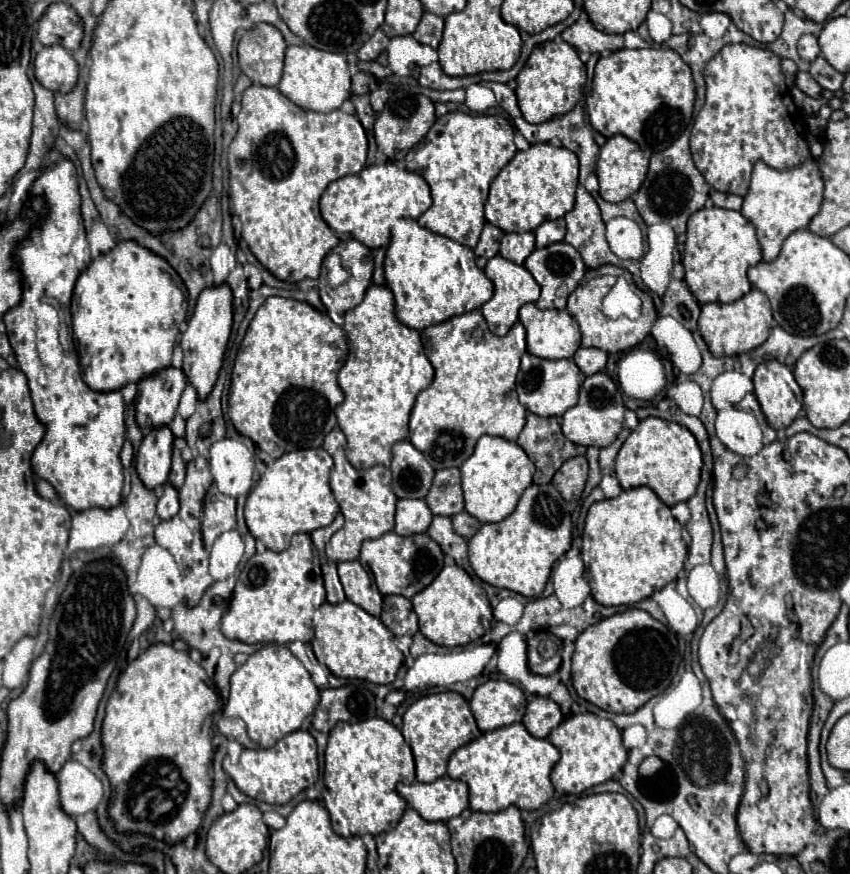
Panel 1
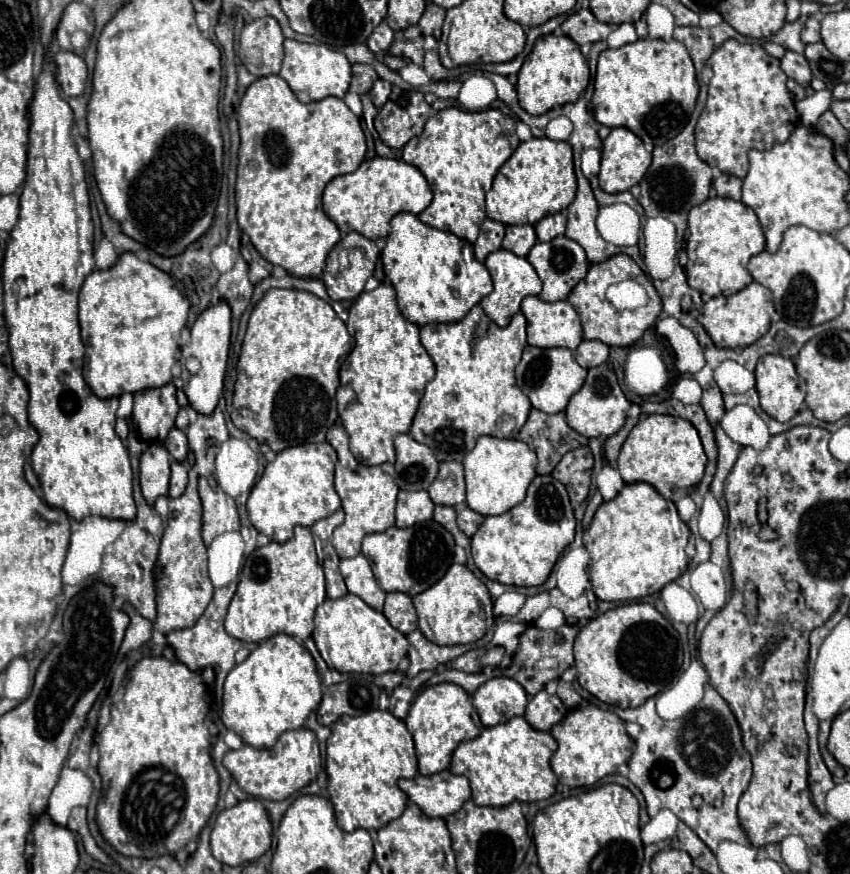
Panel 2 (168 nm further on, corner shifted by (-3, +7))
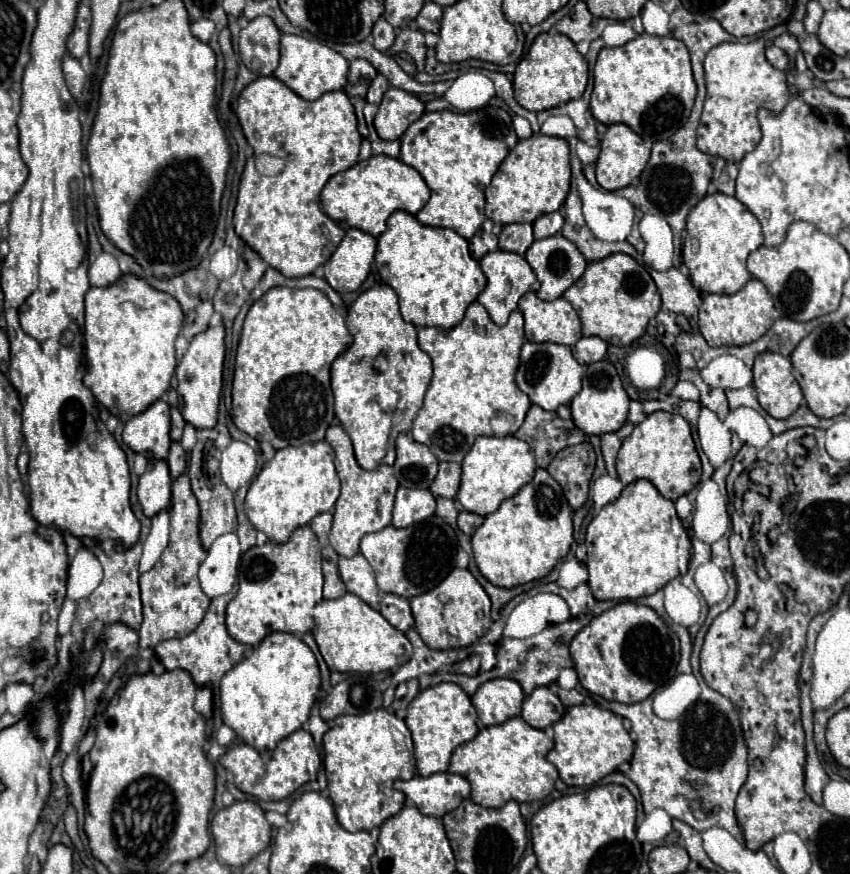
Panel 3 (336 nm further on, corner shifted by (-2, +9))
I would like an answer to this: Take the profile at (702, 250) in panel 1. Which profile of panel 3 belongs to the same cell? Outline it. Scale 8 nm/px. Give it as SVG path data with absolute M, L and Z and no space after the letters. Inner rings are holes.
M724 193L706 195L690 213L686 223L686 243L682 249L684 265L690 269L692 285L702 293L736 293L750 279L746 269L748 255L764 241L758 219L736 199ZM698 241L698 251L696 251Z

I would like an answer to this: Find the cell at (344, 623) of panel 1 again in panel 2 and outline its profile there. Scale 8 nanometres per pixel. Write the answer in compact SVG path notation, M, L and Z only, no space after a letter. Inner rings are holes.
M347 593L341 599L325 599L315 611L315 633L321 633L315 639L317 645L327 647L327 659L333 669L339 673L371 673L381 675L395 671L401 657L407 655L409 641L385 619L383 613L369 607L363 599L353 593Z

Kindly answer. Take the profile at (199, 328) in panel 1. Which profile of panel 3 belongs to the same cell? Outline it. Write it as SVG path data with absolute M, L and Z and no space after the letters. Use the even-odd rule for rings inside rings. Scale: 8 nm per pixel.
M210 327L198 333L178 363L178 393L182 397L182 417L196 429L210 429L218 419L218 401L222 389L222 365L224 365L224 327Z

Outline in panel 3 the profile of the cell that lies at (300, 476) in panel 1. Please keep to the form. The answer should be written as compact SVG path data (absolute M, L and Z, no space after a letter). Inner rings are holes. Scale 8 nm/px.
M326 441L284 447L262 467L246 495L246 515L250 523L274 543L286 543L294 529L308 525L312 517L332 511L340 495L340 479L334 469L334 451Z

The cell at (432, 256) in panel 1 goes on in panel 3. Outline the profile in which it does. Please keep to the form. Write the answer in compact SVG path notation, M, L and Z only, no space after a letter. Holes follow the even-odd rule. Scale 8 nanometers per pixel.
M406 211L388 217L388 229L378 237L376 267L396 291L404 321L416 327L452 329L462 321L468 305L486 287L486 277L468 251L468 241L452 229L426 227Z

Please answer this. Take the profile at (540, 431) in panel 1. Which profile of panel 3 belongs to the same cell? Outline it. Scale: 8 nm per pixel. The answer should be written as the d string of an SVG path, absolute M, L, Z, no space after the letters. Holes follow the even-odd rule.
M536 405L530 407L524 425L514 435L532 447L538 467L548 467L558 451L584 441L584 433L572 419L564 421L558 413L544 411Z

